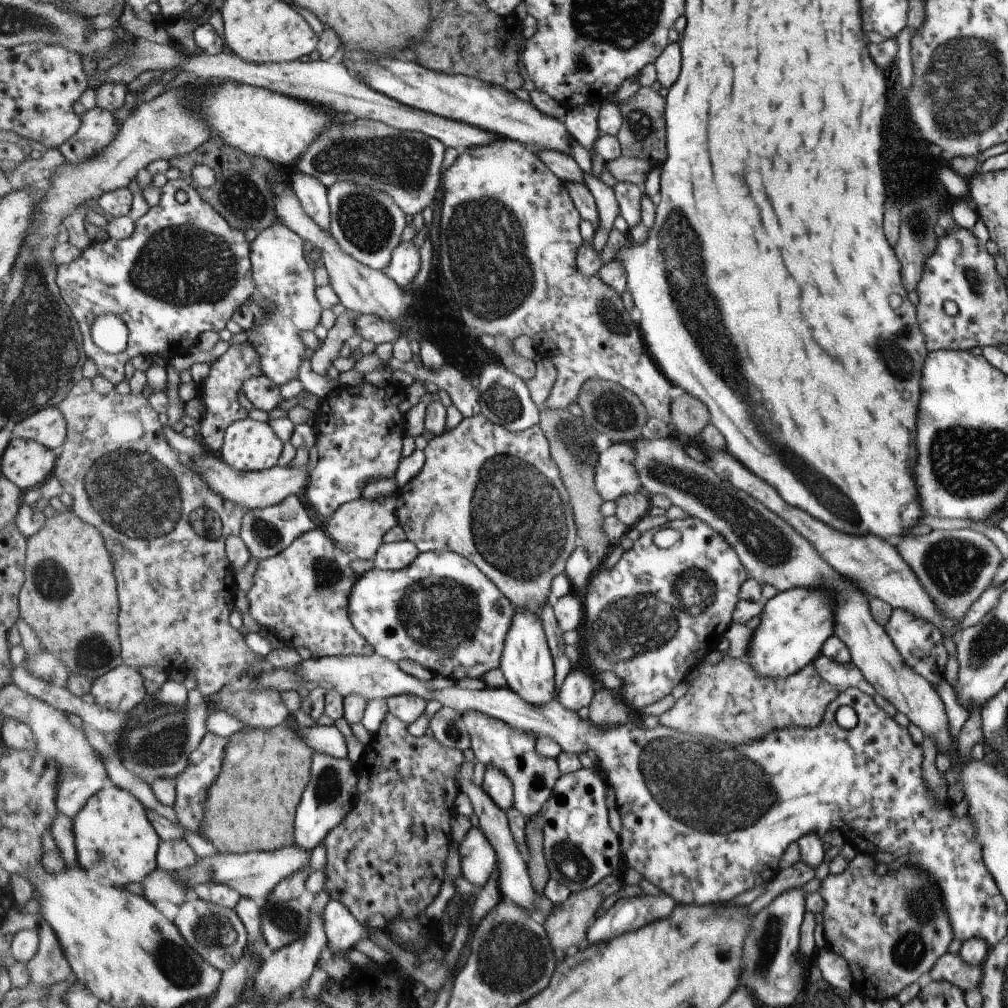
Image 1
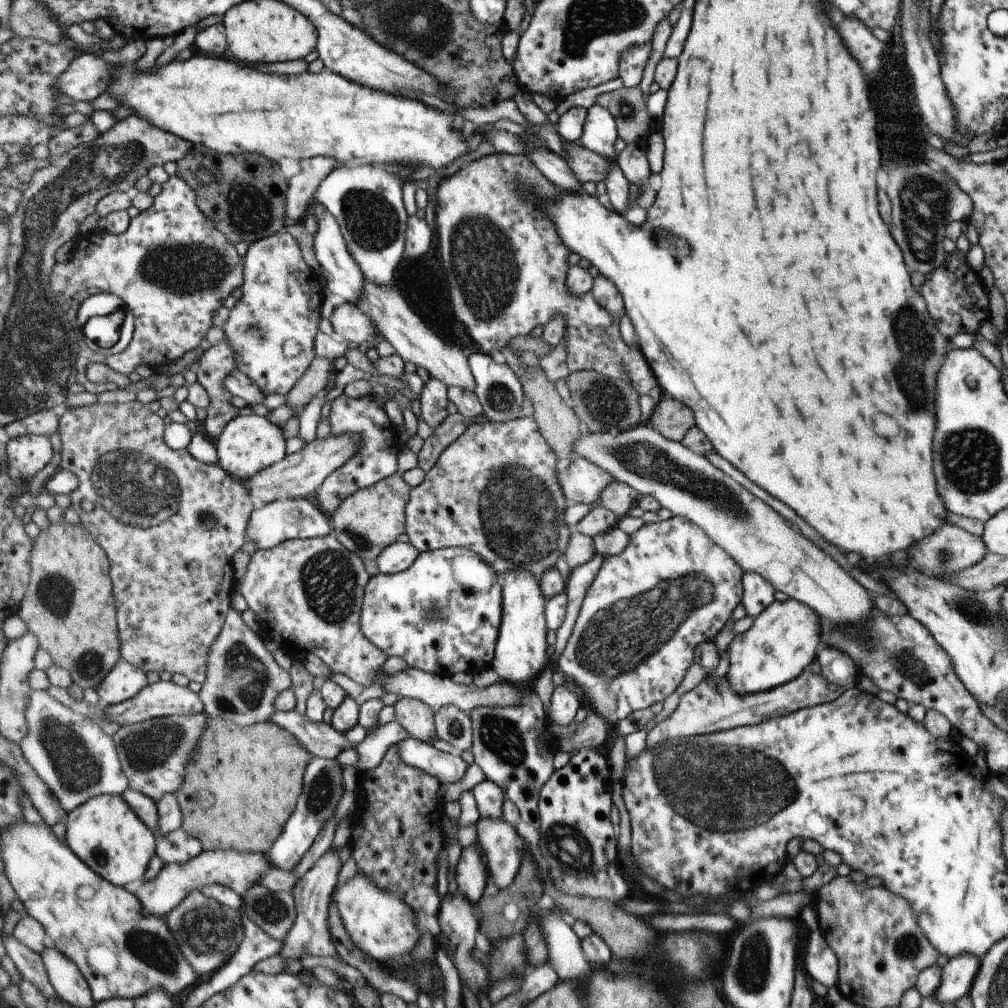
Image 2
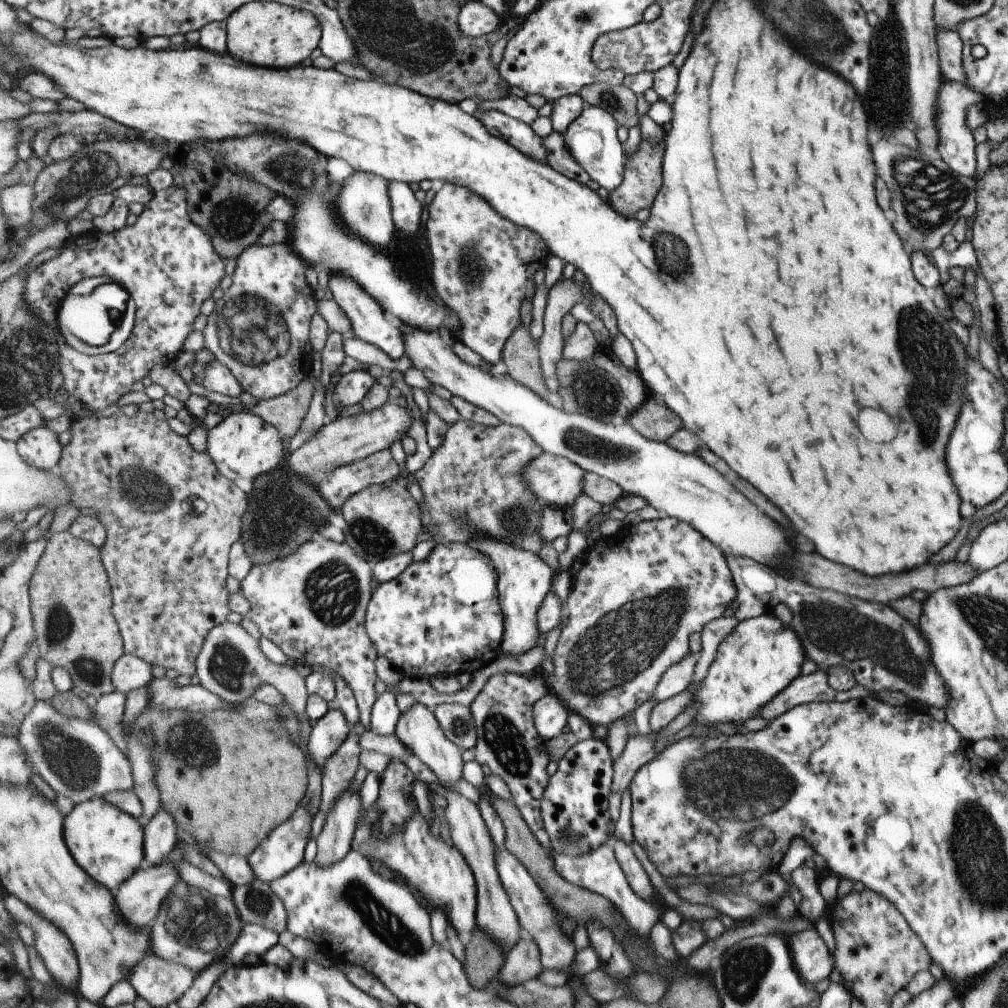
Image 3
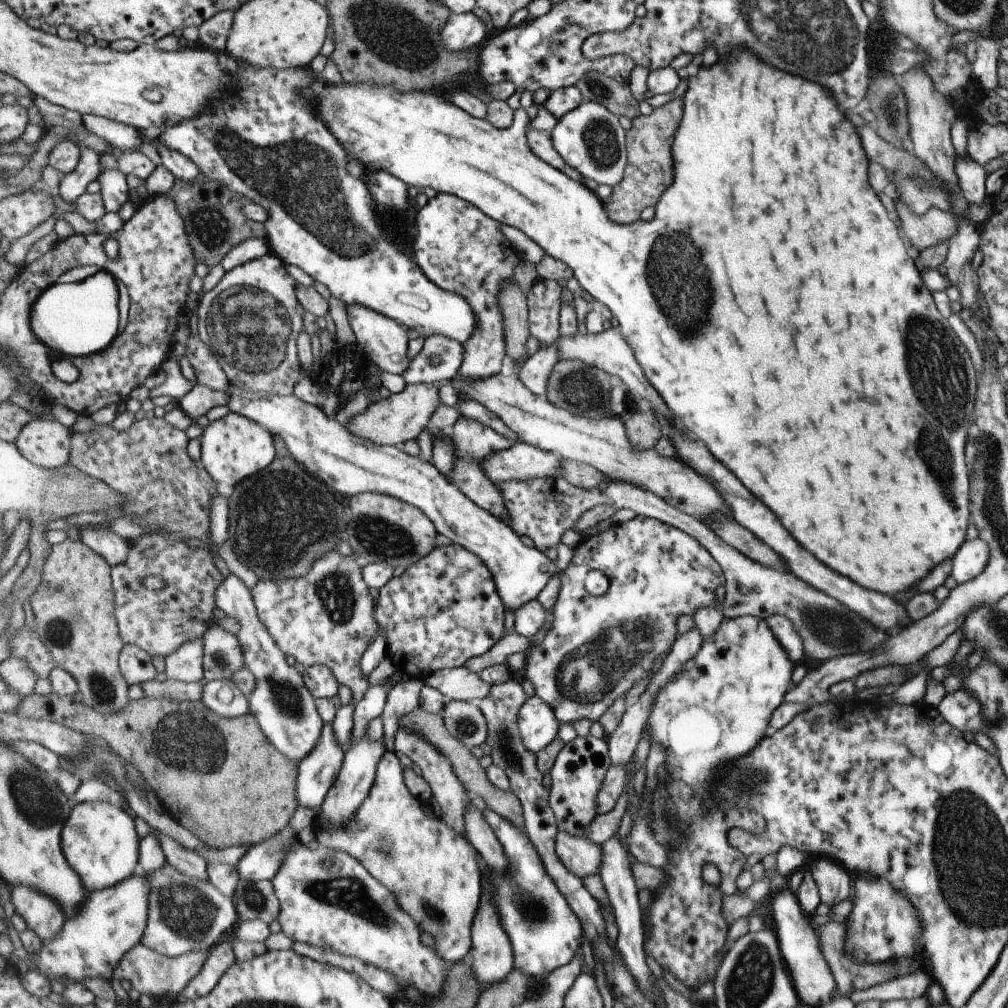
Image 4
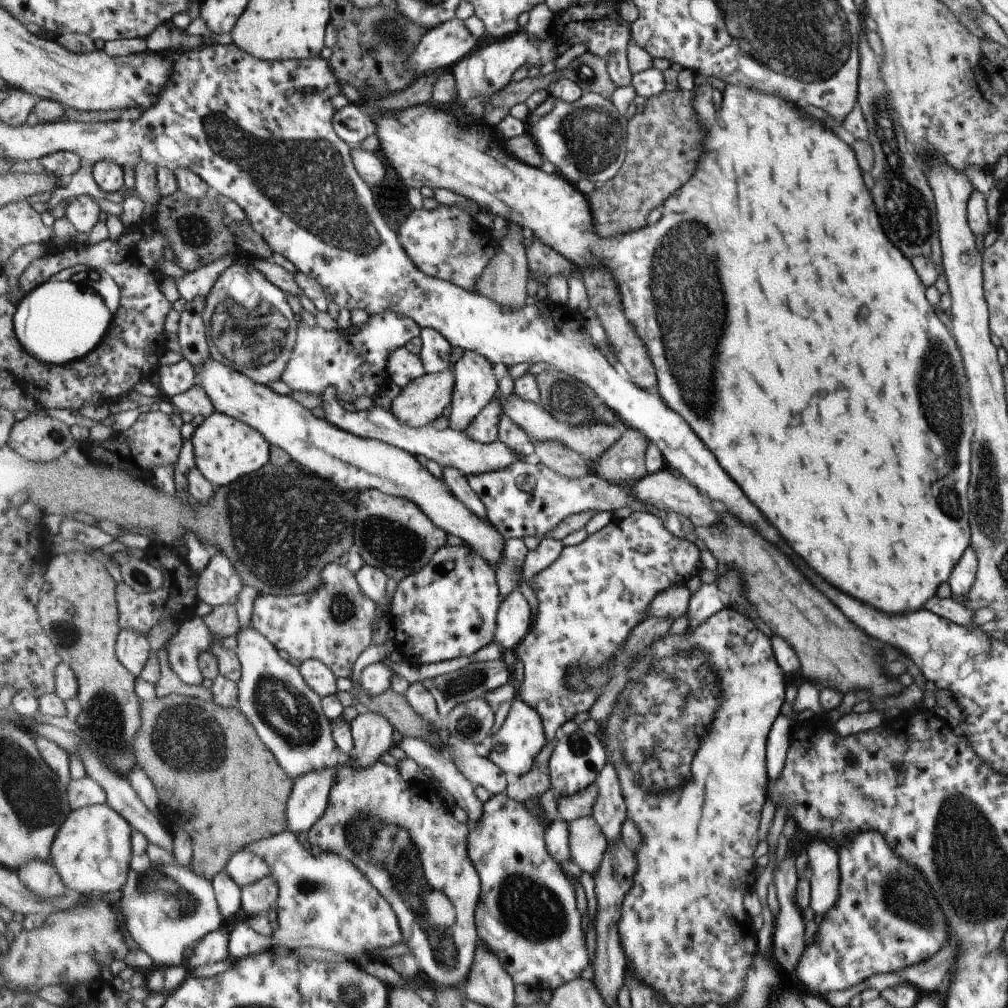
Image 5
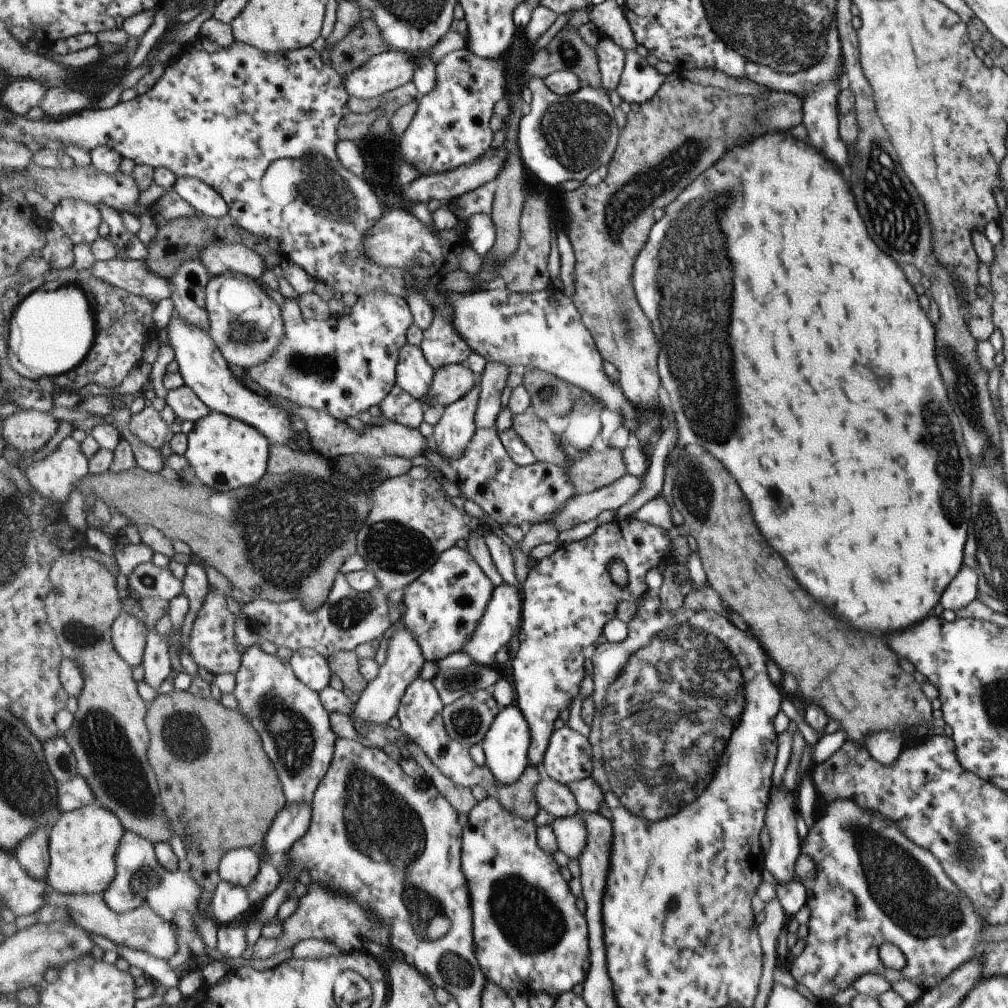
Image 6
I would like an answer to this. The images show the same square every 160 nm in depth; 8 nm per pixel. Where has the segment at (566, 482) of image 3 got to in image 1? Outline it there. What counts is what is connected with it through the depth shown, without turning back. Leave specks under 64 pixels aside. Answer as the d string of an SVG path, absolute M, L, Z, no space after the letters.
M612 443L600 454L596 483L606 501L617 501L625 495L646 492L636 467L636 444Z

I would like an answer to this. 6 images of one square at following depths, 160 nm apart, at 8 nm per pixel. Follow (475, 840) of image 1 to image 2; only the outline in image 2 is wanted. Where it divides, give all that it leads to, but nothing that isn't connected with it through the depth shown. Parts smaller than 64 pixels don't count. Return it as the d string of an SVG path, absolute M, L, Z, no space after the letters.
M475 842L462 849L456 865L457 888L475 904L485 895L487 883L491 881L490 867L485 852Z

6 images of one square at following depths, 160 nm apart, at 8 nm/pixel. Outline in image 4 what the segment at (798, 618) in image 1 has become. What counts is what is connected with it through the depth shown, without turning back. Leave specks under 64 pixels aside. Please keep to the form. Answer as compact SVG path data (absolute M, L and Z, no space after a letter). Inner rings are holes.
M751 615L727 619L723 621L714 635L705 638L700 653L684 666L679 675L669 683L657 696L653 714L649 716L643 735L651 734L651 742L661 743L665 748L665 761L662 766L668 770L670 778L665 781L666 805L670 815L687 829L687 824L695 824L695 832L686 836L678 843L669 848L670 860L665 869L670 876L670 884L663 889L657 889L650 910L651 938L647 942L646 952L655 956L656 962L661 968L667 969L685 986L698 987L705 980L715 982L718 968L722 963L723 944L727 942L727 932L730 924L725 920L722 913L723 898L725 895L734 895L737 892L737 876L743 870L743 864L747 862L747 855L740 848L731 844L730 832L743 830L752 835L759 835L764 831L766 821L757 812L745 806L739 809L729 808L729 812L717 810L711 798L711 782L715 778L715 766L721 766L723 762L731 762L733 759L745 756L757 743L760 742L767 727L769 714L781 704L783 695L791 682L791 670L793 664L779 646L779 642L773 638L769 628L761 617ZM705 864L714 864L720 873L721 880L718 885L708 884L703 878Z

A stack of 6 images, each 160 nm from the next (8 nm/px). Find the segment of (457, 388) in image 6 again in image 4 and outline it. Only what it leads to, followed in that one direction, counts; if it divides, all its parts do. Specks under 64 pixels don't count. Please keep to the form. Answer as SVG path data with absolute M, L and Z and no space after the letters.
M442 382L407 385L400 393L381 399L369 405L363 413L355 415L345 426L359 438L377 445L403 445L407 440L419 438L423 428L427 428L435 409L441 404L439 387Z

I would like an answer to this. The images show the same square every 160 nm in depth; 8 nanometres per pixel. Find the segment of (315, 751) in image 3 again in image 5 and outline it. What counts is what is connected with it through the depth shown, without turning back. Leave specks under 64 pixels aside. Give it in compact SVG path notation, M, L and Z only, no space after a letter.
M338 766L325 767L300 776L290 794L287 809L288 828L295 834L309 832L328 807L330 794L338 775Z

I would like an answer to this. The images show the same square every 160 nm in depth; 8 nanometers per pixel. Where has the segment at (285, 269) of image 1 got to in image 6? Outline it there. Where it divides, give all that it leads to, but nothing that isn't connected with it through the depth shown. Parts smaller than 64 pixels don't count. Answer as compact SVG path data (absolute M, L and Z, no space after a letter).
M226 272L212 277L208 282L206 301L210 314L210 326L207 329L229 364L234 364L243 370L253 369L274 358L278 347L286 338L286 322L282 315L281 300L277 295L245 273Z

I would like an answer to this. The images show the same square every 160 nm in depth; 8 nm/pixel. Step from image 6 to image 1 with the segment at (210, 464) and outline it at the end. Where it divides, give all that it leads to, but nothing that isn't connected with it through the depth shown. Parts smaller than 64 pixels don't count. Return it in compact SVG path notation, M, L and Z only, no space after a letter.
M248 418L229 426L219 456L241 472L266 471L279 464L284 446L266 421Z

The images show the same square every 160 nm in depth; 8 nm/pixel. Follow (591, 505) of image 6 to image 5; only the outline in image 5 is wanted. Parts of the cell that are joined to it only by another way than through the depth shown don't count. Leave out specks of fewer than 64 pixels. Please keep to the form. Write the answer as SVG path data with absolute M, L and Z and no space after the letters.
M668 467L661 469L659 472L647 474L640 481L634 483L632 495L647 504L655 506L662 514L677 512L686 516L695 528L711 528L722 524L720 509L716 507L715 502L711 501L706 494L689 480L681 476L673 476Z

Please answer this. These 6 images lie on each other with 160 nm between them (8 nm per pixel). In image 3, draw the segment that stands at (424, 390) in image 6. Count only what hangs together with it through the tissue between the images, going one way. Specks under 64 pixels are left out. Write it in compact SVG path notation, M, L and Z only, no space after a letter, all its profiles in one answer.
M345 273L329 274L328 286L332 291L333 298L337 304L344 308L347 316L351 319L354 326L353 335L361 337L368 343L380 346L389 356L394 359L400 359L406 354L403 332L394 322L386 319L384 308L375 300L369 291L366 291L353 277Z

